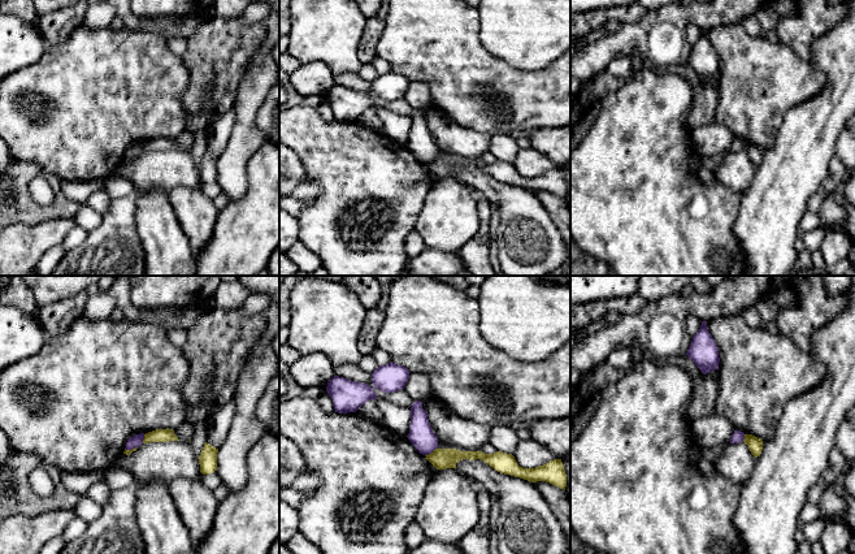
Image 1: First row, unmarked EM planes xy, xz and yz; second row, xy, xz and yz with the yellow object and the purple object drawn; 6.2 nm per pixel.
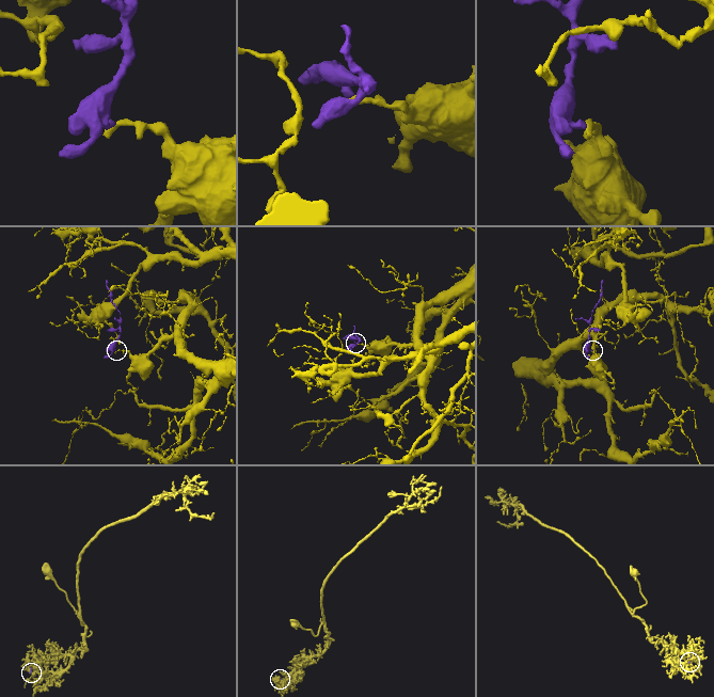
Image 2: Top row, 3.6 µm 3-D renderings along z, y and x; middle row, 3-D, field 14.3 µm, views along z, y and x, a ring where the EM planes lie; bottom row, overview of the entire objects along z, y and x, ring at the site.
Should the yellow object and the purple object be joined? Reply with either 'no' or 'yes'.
no

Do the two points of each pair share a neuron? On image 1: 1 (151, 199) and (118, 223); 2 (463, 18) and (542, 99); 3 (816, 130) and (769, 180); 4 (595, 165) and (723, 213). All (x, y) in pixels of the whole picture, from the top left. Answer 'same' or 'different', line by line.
1: different
2: same
3: same
4: same

